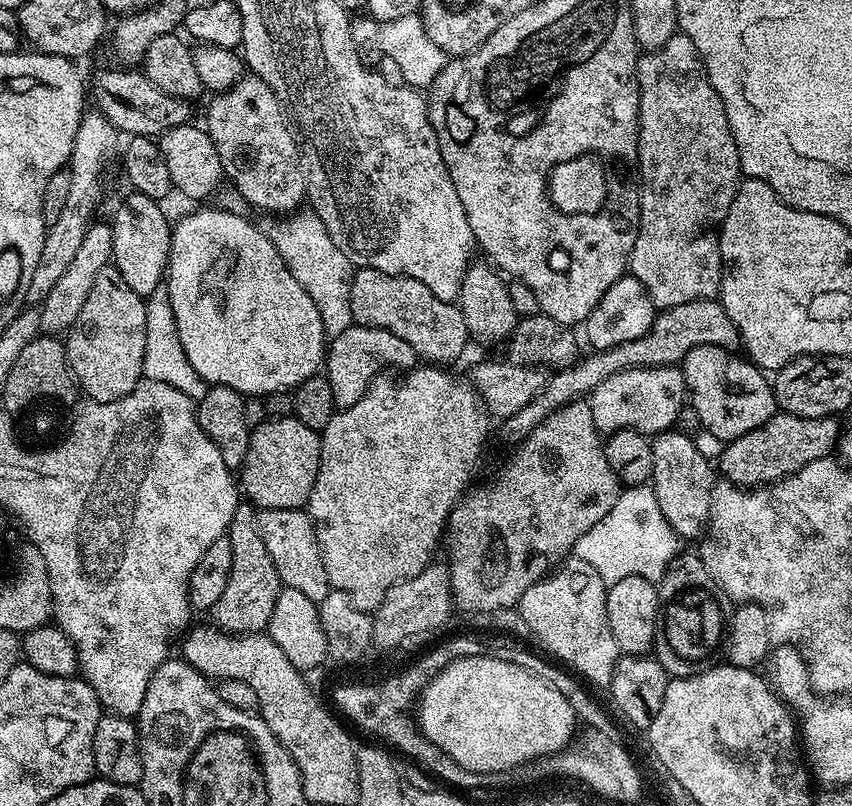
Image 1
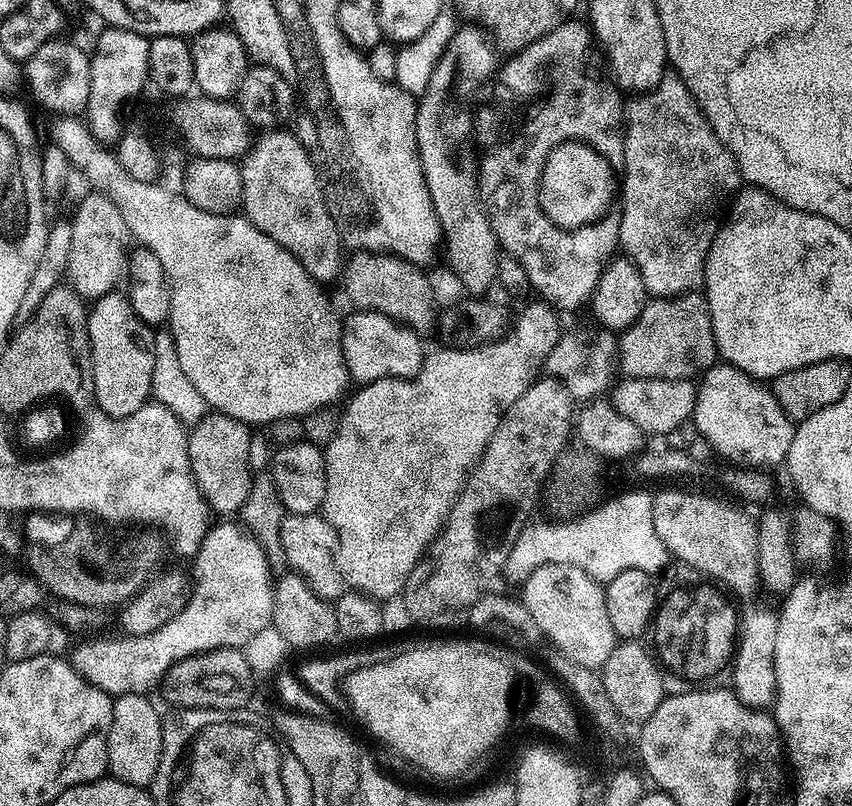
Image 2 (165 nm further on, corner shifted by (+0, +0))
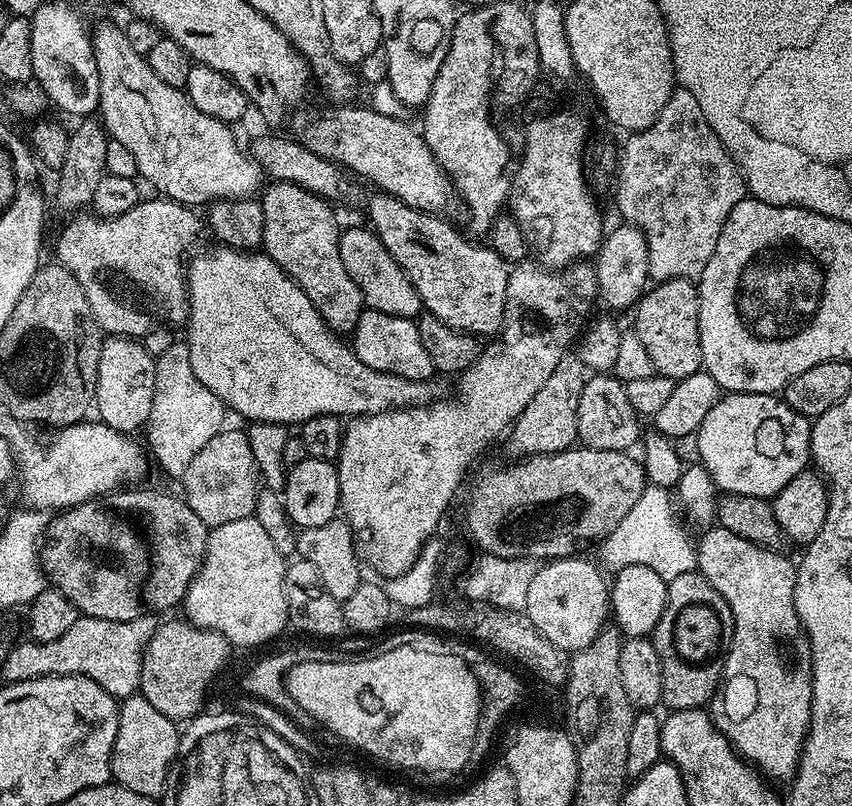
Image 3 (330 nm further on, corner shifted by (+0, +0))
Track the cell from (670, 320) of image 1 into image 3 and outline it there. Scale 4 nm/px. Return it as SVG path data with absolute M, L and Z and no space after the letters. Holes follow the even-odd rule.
M662 280L655 286L649 287L635 305L636 337L642 342L646 354L650 354L650 362L657 373L669 376L669 381L684 380L701 371L704 359L702 358L702 342L700 341L700 293L697 285L691 280Z

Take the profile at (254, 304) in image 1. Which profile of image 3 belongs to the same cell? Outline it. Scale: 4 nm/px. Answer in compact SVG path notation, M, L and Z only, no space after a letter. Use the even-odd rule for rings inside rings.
M227 246L215 247L209 252L198 253L196 257L193 255L186 264L186 343L190 366L198 382L214 393L225 409L232 411L233 408L248 422L299 426L315 416L356 418L361 414L414 408L437 399L432 380L389 376L360 361L351 347L345 341L343 344L340 341L343 339L325 324L314 302L306 298L302 286L279 268L271 256L260 250L239 252Z

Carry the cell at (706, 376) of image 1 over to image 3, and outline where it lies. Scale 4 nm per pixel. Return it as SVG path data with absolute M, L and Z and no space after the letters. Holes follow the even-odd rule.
M729 392L721 395L716 401L716 405L710 410L710 414L706 414L706 418L702 418L702 426L699 432L696 433L698 442L699 463L708 471L708 477L713 482L713 485L721 493L731 494L734 496L759 496L761 498L771 498L777 492L782 490L782 486L786 486L786 482L790 482L790 478L794 478L799 472L805 471L810 464L810 438L812 437L812 420L807 416L798 414L790 407L779 395L769 394L766 392Z

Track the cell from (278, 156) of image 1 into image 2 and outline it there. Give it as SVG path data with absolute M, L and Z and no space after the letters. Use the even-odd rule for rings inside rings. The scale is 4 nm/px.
M268 130L260 137L251 141L250 147L244 152L239 161L242 174L242 201L243 215L262 234L274 238L278 246L285 248L309 274L318 282L332 280L341 275L342 256L340 260L340 248L342 241L340 232L336 228L334 218L328 212L328 203L324 201L324 190L320 186L320 178L316 175L316 168L312 165L312 159L308 157L308 149L304 147L301 137L291 136L288 130Z

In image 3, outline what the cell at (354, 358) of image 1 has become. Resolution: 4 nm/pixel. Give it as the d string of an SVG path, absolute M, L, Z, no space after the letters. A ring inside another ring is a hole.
M369 308L361 315L356 327L350 333L350 347L360 361L376 372L386 372L389 376L401 376L407 380L433 379L431 358L422 344L415 319L407 320L401 316L382 314Z

